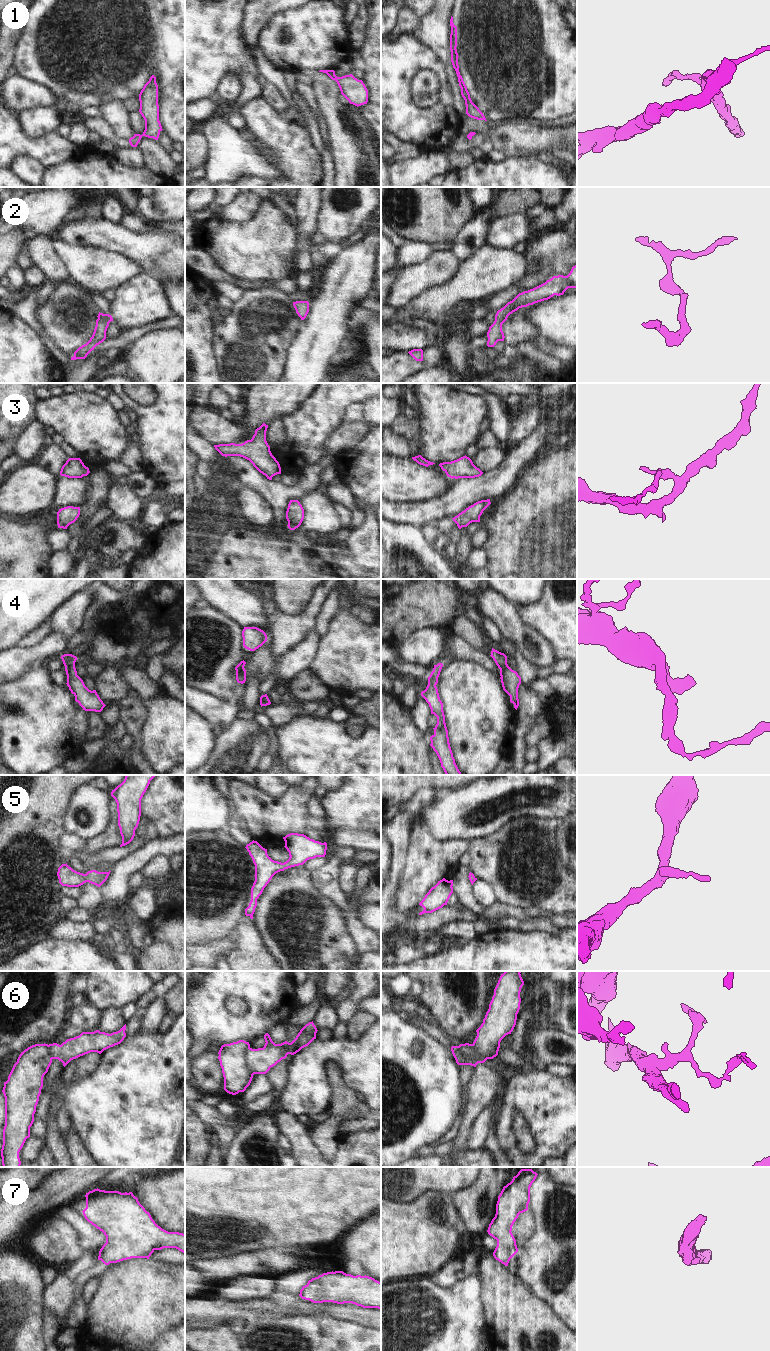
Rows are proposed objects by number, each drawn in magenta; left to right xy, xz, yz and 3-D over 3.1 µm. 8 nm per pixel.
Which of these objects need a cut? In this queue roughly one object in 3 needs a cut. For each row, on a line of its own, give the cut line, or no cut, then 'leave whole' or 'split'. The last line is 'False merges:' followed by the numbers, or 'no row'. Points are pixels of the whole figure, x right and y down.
1: no cut; leave whole
2: no cut; leave whole
3: no cut; leave whole
4: no cut; leave whole
5: no cut; leave whole
6: cut in yz along (458, 1046), (459, 1052), (467, 1058), (473, 1058), (477, 1054); split
7: no cut; leave whole
False merges: 6

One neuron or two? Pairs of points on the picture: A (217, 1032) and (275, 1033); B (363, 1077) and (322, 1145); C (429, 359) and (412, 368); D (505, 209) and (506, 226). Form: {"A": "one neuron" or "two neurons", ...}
{"A": "two neurons", "B": "two neurons", "C": "two neurons", "D": "two neurons"}

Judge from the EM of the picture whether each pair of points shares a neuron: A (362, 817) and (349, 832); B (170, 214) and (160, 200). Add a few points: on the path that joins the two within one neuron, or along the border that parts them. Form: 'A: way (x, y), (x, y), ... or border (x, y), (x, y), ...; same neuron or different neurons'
A: border (370, 830), (340, 826), (332, 831); different neurons
B: way (170, 211), (163, 203); same neuron

